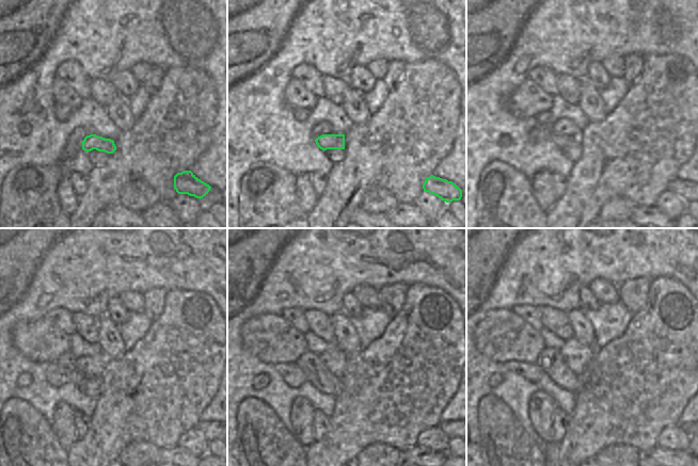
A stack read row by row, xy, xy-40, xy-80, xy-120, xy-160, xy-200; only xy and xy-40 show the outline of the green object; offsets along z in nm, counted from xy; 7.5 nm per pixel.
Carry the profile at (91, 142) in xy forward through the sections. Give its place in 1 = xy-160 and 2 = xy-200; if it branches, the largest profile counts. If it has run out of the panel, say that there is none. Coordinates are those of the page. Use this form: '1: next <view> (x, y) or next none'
1: next xy-160 (291, 373)
2: next xy-200 (529, 371)

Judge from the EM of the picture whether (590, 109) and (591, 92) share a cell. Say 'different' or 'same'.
same

